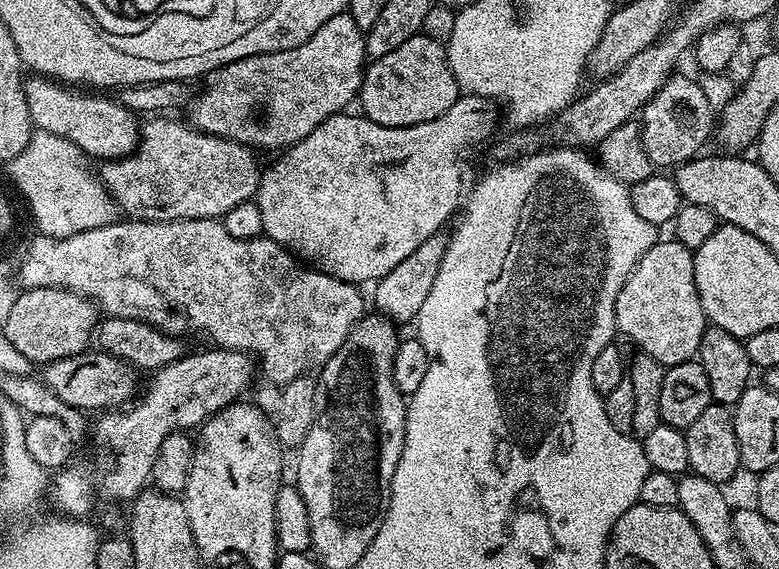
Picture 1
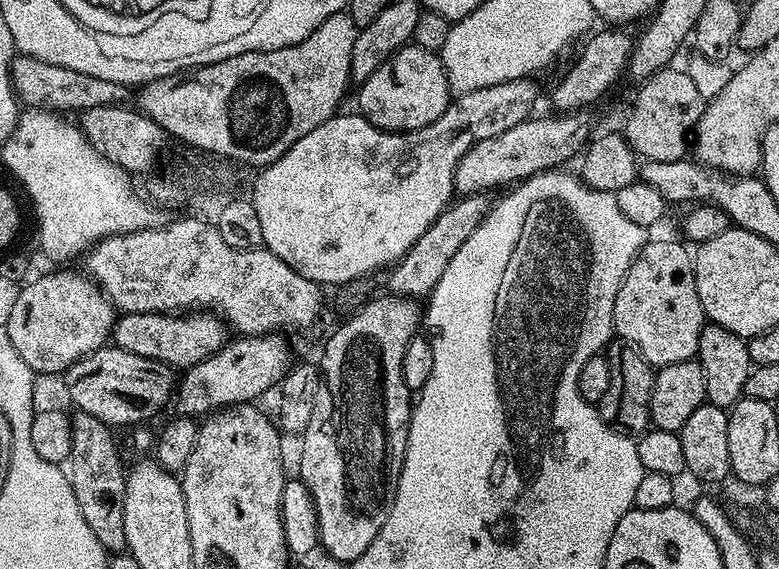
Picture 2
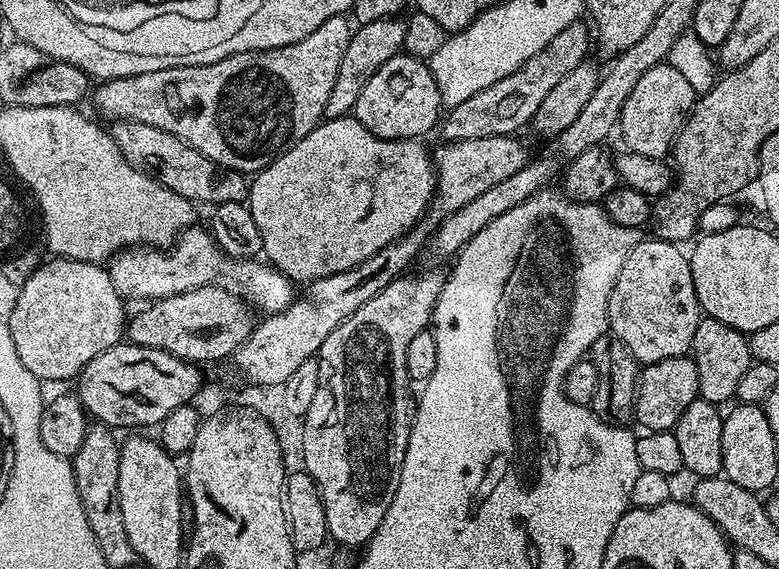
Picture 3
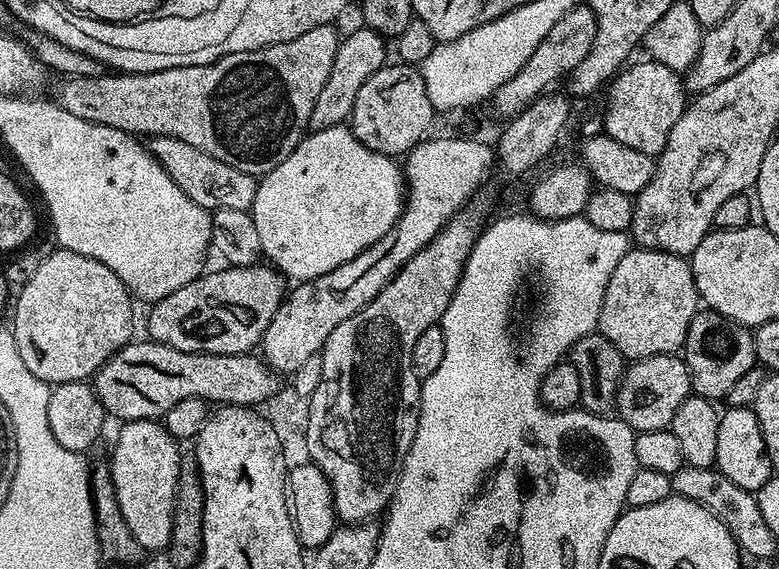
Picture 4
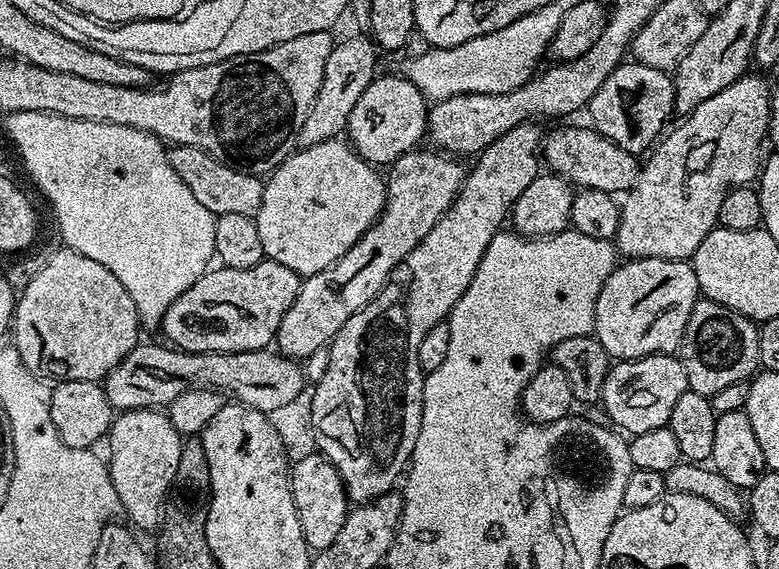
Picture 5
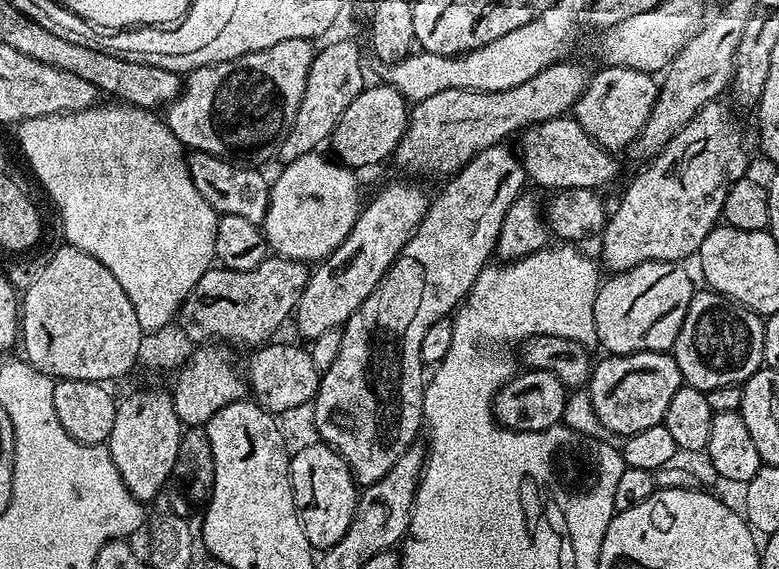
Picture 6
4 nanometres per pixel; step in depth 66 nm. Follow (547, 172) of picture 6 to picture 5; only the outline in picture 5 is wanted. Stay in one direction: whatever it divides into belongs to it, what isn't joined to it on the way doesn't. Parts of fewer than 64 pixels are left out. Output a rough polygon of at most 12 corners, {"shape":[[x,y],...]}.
{"shape":[[591,126],[556,128],[542,160],[577,189],[628,193],[642,167]]}

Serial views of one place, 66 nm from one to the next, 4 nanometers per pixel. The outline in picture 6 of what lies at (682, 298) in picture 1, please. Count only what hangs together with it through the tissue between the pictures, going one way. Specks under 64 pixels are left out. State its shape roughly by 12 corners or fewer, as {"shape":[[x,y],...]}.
{"shape":[[675,260],[609,275],[594,298],[605,353],[668,352],[694,295]]}

